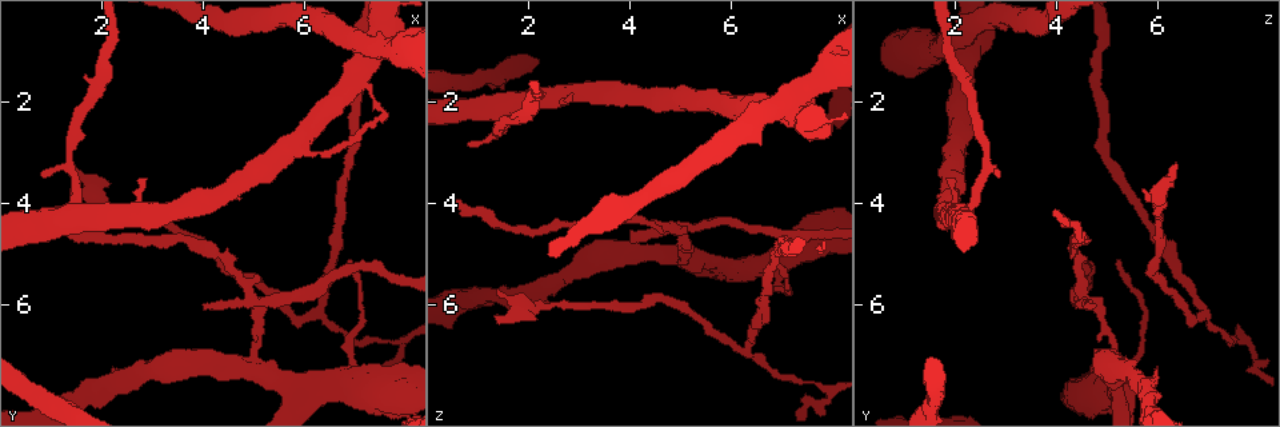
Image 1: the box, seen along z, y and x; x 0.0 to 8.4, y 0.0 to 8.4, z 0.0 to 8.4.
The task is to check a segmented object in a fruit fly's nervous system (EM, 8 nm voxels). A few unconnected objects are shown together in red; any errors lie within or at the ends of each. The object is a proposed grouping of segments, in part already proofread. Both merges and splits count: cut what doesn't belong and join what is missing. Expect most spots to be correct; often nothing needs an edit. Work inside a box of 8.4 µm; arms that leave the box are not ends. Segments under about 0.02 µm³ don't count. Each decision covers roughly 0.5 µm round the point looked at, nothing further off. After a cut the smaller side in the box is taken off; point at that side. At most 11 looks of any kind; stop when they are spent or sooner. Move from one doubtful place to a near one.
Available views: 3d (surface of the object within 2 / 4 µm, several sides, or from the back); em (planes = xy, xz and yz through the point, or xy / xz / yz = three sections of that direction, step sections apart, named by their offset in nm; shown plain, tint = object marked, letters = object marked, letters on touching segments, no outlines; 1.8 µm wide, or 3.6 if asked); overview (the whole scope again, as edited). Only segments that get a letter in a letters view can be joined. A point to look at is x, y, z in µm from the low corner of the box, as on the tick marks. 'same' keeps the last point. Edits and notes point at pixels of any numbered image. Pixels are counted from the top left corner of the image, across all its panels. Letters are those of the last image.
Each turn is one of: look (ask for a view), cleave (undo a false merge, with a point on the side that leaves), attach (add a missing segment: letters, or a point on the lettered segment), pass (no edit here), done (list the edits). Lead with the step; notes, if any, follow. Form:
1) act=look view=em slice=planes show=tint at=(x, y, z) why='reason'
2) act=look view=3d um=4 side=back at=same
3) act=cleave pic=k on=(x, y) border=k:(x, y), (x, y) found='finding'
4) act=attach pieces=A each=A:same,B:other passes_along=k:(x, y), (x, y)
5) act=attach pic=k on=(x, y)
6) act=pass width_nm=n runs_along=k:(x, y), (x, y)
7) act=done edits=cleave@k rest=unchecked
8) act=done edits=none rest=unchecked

act=look view=em slice=planes show=letters at=(0.50, 4.20, 4.00)

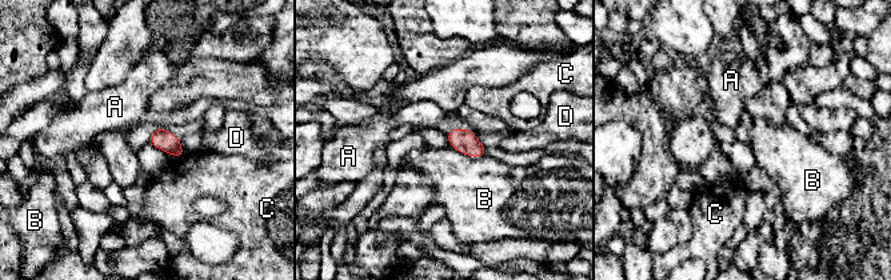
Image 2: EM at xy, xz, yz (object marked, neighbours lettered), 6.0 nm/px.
act=pass longest_contact=B:240nm each=A:other,B:other,C:other,D:other border=2:(450, 146), (470, 156), (486, 155) found='none of them fits'

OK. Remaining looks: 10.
act=look view=3d um=2 at=(1.45, 3.70, 5.70) why='tapers out'

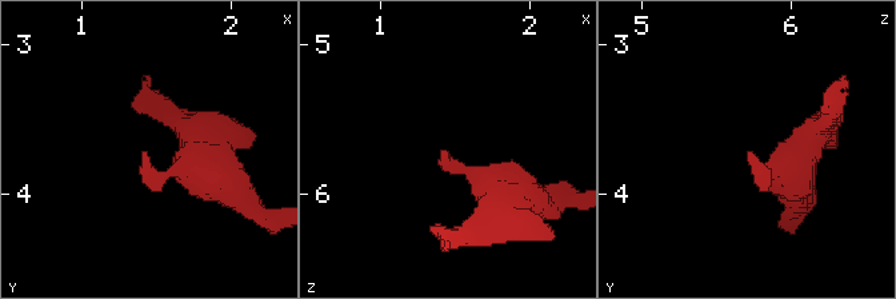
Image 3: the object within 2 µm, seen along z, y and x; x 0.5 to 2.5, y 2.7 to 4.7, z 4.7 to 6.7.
act=look view=em slice=planes show=tint at=(1.42, 3.70, 5.72)

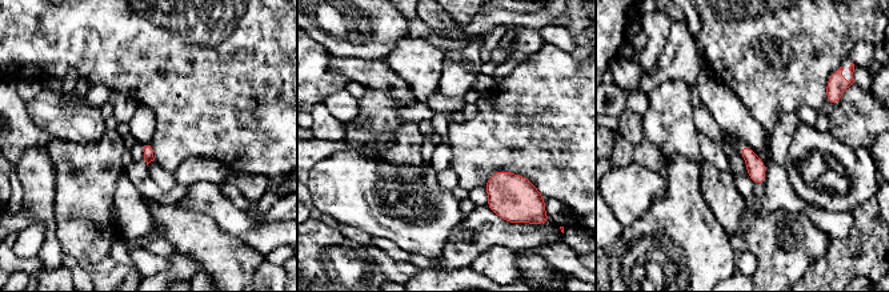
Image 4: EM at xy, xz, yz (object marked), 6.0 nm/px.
act=look view=em slice=planes show=letters at=same why='see the neighbours'

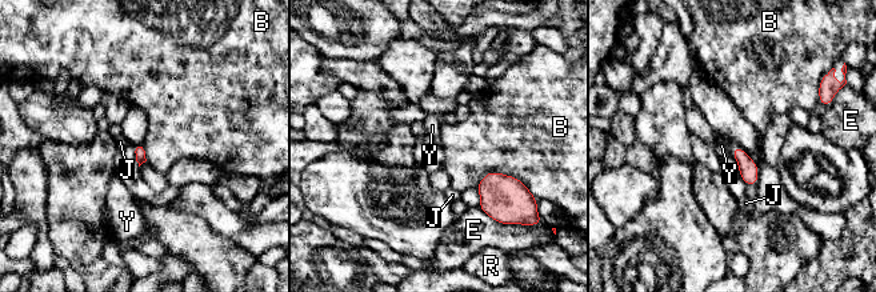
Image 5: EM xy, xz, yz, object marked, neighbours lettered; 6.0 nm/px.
act=pass each=B:other,E:other,J:other,R:other,Y:other border=5:(523, 183), (488, 172), (475, 187) found='none of them fits'

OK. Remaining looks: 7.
act=look view=3d um=4 at=(5.05, 5.90, 4.55) why='abrupt turn'

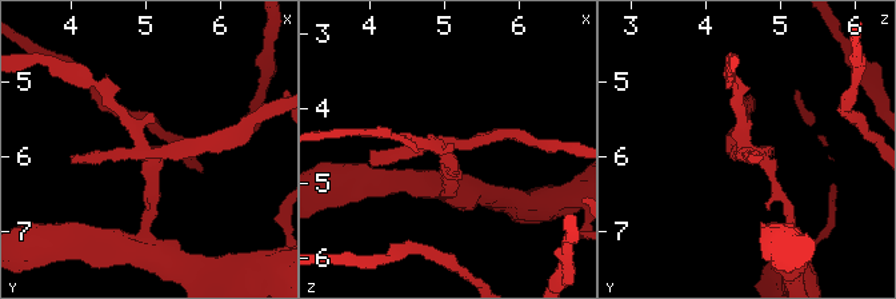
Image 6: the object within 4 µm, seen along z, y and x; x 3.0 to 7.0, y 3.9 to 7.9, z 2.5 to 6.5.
act=look view=em slice=planes show=letters at=(5.00, 5.95, 4.60) why='need the tissue'

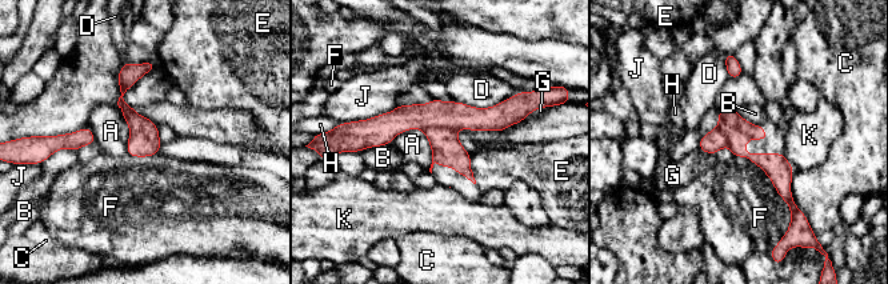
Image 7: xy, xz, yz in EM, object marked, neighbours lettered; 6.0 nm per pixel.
act=cleave pic=7 on=(454, 115) width_nm=180 each=A:other,B:other,C:other,D:other,E:other,F:other,G:other,H:other,J:other,K:other found='two neurons meet here'

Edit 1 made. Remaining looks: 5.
act=look view=3d um=4 at=(7.30, 0.95, 2.30) why='four-way junction'

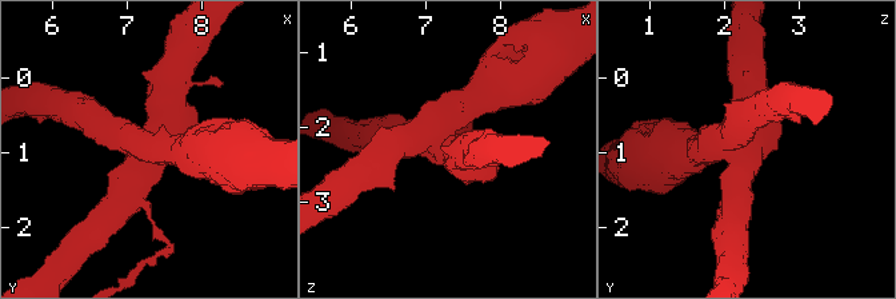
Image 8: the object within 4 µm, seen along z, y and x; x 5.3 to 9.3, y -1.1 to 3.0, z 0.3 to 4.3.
act=look view=em um=3.6 slice=planes show=letters at=(7.30, 0.95, 2.30) arms=4

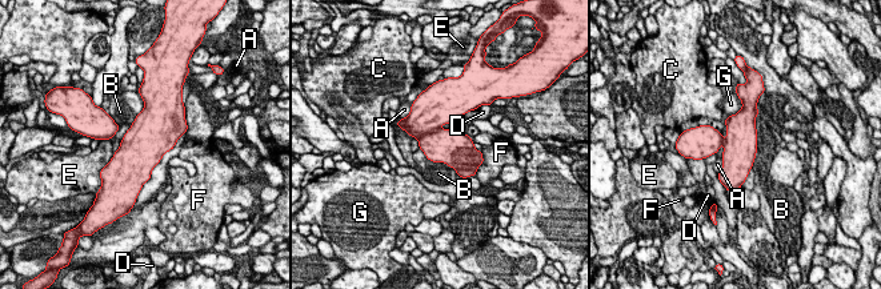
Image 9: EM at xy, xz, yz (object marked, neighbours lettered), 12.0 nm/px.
act=cleave pic=9 on=(428, 113) each=A:other,B:other,C:other,D:other,E:other,F:other,G:other border=9:(439, 128), (416, 137) found='a second neuron is stuck on'

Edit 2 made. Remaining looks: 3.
act=done edits=cleave@7,cleave@9 rest=unchecked

